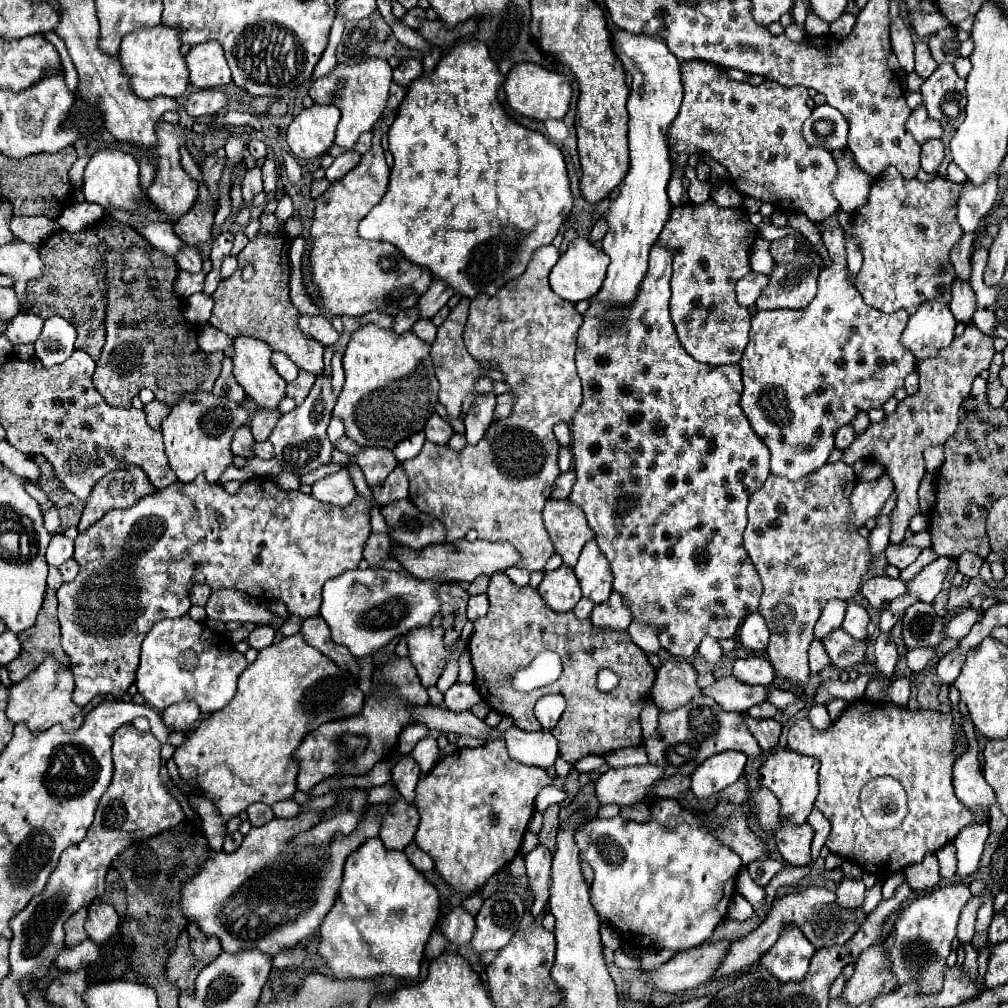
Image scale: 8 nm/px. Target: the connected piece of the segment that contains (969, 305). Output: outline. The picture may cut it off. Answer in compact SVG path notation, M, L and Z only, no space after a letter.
M956 278L952 284L952 300L950 300L950 310L958 322L968 322L972 320L974 314L974 292L968 286L966 280Z

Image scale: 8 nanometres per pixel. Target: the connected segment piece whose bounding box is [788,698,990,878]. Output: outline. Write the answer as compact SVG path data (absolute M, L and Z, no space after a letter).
M860 698L848 704L840 714L840 718L832 722L826 730L816 730L808 718L796 720L788 732L788 748L820 760L820 772L818 772L820 794L814 806L832 824L832 832L826 840L826 846L830 848L830 852L862 866L862 870L866 872L872 872L884 878L910 864L920 862L926 854L938 852L942 846L952 842L962 828L970 826L972 822L980 822L980 824L988 822L990 808L986 806L968 808L962 802L958 802L954 796L952 770L956 762L954 748L960 744L958 732L962 732L962 728L954 722L952 714L942 714L932 710L912 712L908 708L900 708L890 702L878 704L868 698Z

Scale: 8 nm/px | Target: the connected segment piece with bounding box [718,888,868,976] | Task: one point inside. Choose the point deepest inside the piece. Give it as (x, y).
(823, 921)

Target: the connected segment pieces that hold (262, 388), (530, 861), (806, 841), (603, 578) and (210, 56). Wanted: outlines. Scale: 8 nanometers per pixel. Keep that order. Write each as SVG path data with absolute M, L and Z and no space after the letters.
M238 336L234 340L234 376L236 382L244 388L244 392L256 402L260 410L278 410L280 400L286 396L286 380L274 370L270 364L270 346L262 340L248 338L248 336Z
M536 846L526 858L526 876L528 876L528 886L534 892L534 904L532 904L532 914L538 916L544 912L544 906L550 896L550 872L552 872L552 854L544 846Z
M782 820L782 828L774 836L778 850L786 864L790 866L808 866L810 856L810 842L812 842L812 828L810 824L792 824L790 820Z
M590 540L584 546L584 552L580 552L578 564L574 566L576 578L580 582L582 594L590 598L592 602L600 604L604 602L612 592L612 572L610 562L598 548L596 540Z
M214 40L192 46L186 54L186 62L190 70L190 84L200 90L222 88L232 82L224 48Z

